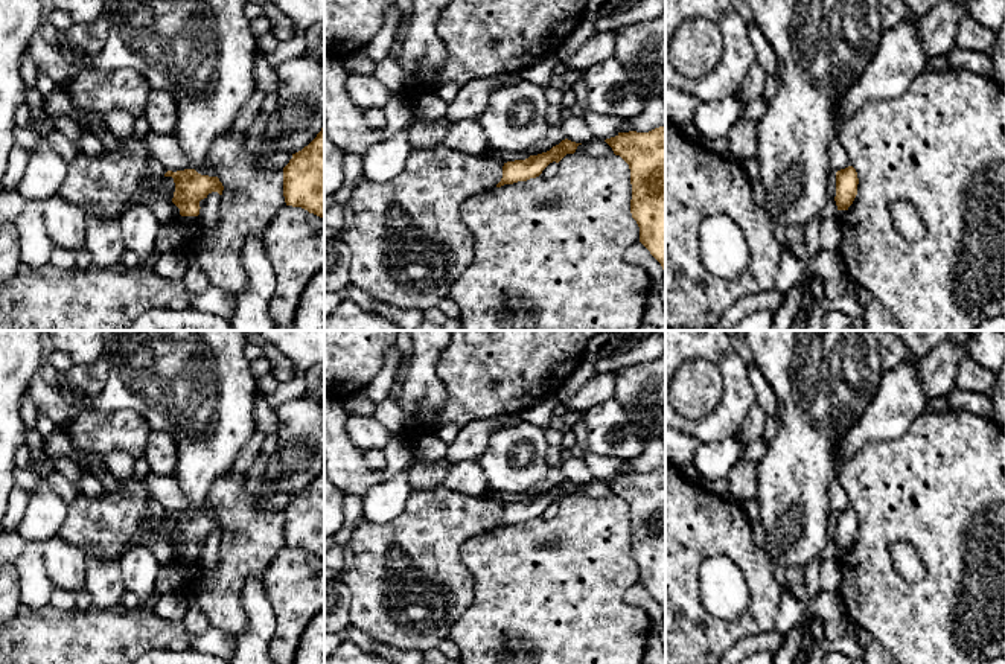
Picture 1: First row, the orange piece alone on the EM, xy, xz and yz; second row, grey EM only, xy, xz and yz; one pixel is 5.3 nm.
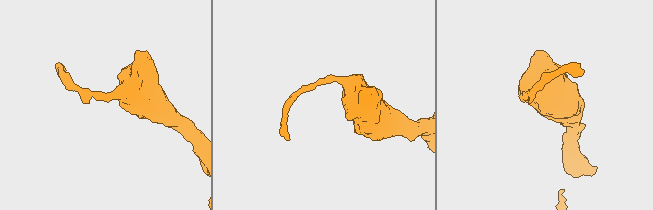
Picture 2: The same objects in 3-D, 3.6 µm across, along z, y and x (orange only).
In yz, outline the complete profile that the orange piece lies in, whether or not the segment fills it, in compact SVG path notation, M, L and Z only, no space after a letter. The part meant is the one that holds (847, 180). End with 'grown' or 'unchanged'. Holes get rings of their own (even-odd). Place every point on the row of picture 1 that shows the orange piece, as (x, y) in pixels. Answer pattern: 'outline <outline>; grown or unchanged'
outline M853 166L836 172L836 206L838 210L848 210L857 195L857 172Z; unchanged

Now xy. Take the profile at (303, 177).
outline M324 125L283 168L283 196L286 206L324 218Z; unchanged

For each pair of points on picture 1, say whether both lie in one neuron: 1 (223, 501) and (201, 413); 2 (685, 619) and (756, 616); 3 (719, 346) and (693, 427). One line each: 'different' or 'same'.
1: different
2: same
3: same

